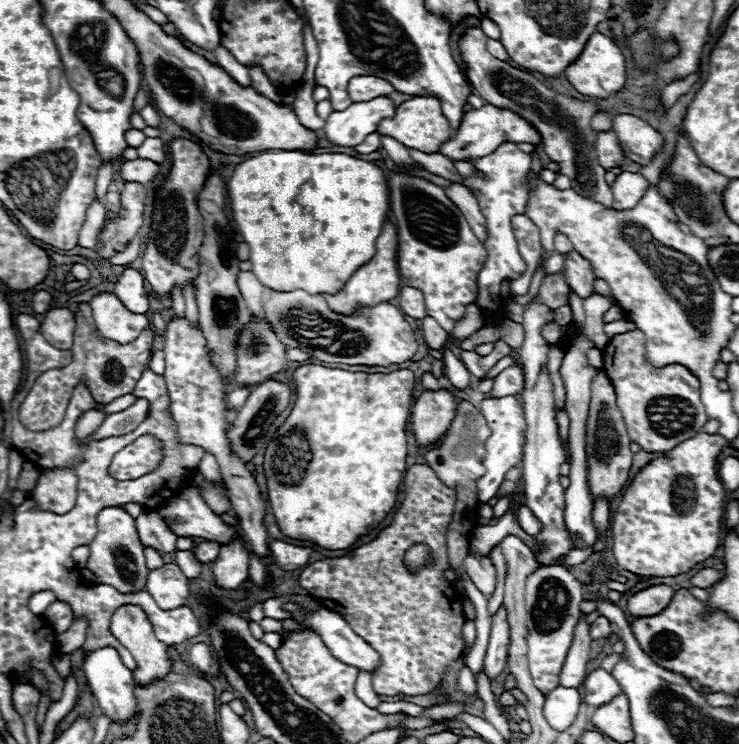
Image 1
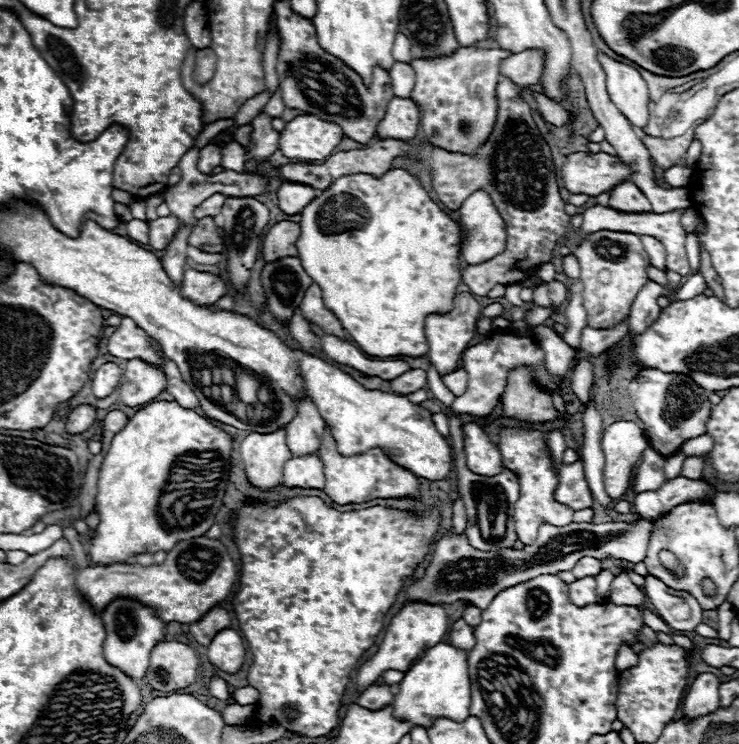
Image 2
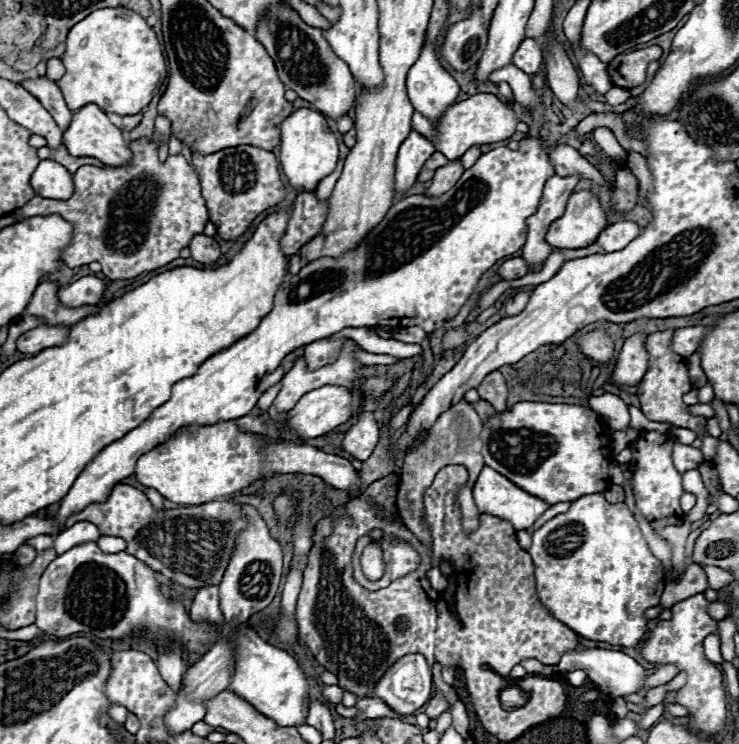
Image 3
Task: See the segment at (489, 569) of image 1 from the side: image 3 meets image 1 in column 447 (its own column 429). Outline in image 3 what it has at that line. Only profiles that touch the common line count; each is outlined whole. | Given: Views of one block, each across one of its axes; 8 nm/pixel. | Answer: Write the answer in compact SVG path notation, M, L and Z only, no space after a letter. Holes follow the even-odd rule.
M430 569L427 573L427 577L432 585L432 587L438 591L445 590L449 585L449 580L445 576L441 576L438 569ZM445 582L445 584L443 584Z

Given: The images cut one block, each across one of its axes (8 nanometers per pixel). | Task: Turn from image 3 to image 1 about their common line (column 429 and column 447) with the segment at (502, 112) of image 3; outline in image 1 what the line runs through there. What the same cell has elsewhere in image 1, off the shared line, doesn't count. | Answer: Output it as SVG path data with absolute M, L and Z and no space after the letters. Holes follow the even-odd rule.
M416 96L412 100L406 100L402 102L394 116L392 118L384 118L376 132L380 136L390 136L394 140L398 140L400 144L412 148L412 150L418 150L418 152L424 152L424 154L432 154L432 152L438 152L440 144L444 144L444 140L448 140L454 130L448 122L448 118L442 114L442 108L440 108L440 100L434 98L434 96Z

